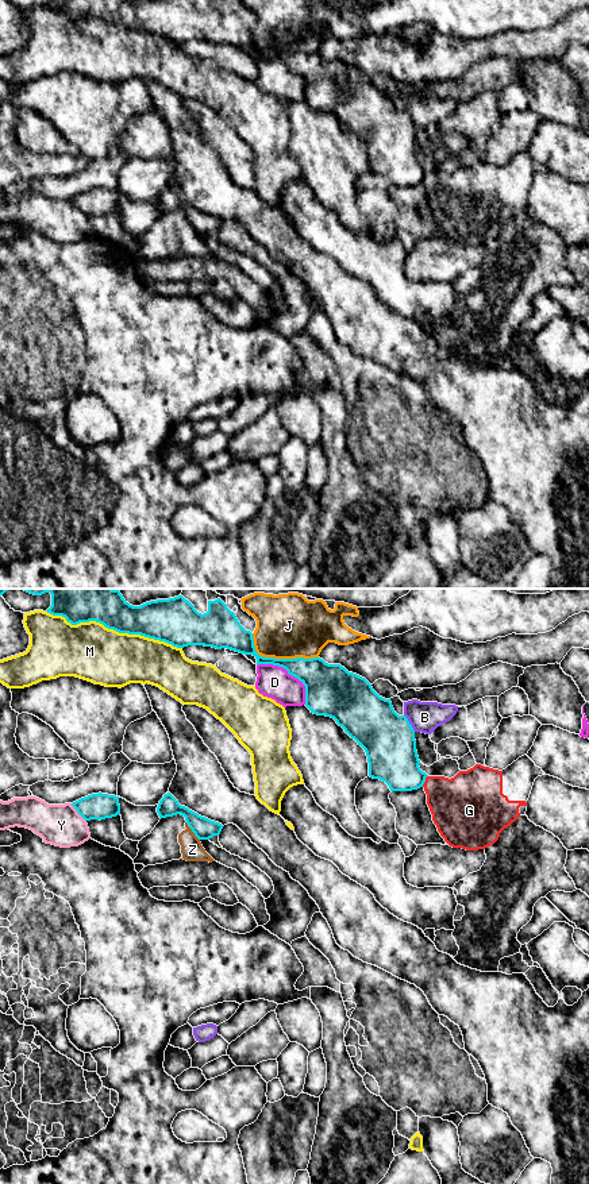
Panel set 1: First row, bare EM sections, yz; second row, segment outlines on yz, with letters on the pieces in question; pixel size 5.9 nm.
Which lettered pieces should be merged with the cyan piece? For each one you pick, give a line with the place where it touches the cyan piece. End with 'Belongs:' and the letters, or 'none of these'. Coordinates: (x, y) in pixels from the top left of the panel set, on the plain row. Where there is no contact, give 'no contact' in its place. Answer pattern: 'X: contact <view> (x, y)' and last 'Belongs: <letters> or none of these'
Belongs: none of these

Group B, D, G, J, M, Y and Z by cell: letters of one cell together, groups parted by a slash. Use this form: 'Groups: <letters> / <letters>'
Groups: B / D / G Z / J / M / Y

